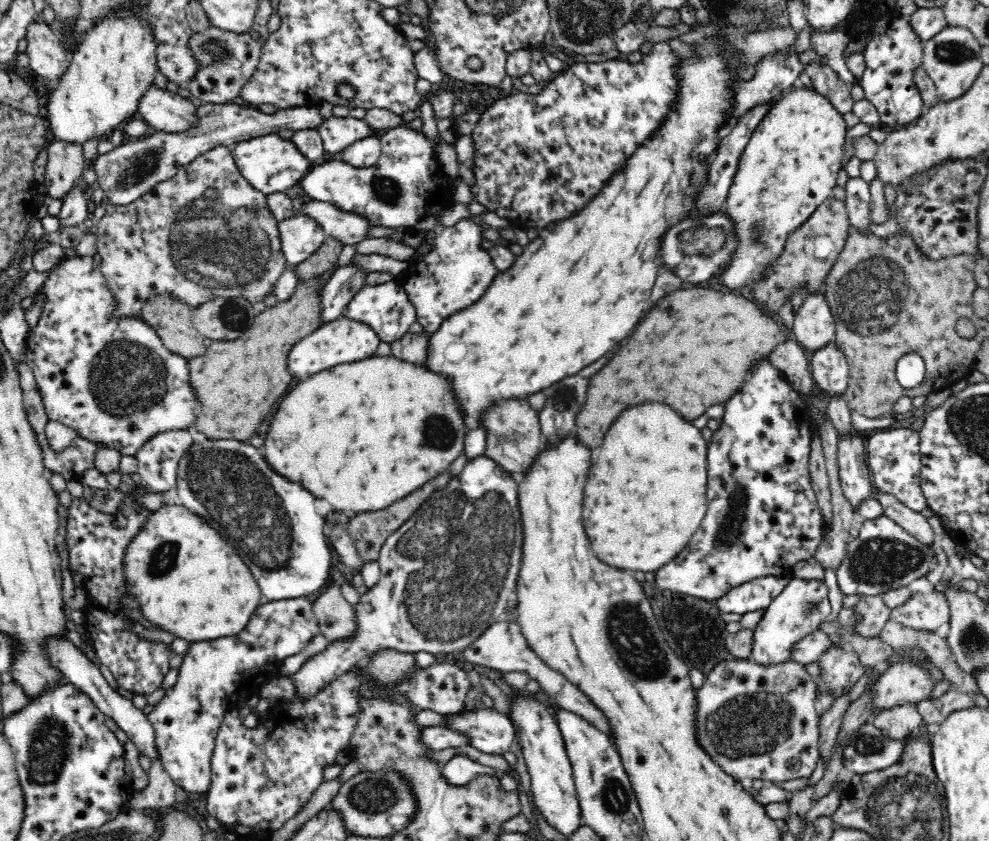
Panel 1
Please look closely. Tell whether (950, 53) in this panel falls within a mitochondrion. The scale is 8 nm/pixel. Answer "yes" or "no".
yes

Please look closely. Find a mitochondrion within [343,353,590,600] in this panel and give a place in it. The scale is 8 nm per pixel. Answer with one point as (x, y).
(438, 432)

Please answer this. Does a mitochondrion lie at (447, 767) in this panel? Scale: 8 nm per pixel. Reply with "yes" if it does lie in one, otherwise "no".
no

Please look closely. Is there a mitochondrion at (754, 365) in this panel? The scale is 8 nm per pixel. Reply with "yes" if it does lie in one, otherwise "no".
no

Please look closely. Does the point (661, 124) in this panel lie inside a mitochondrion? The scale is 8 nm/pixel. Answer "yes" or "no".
no

